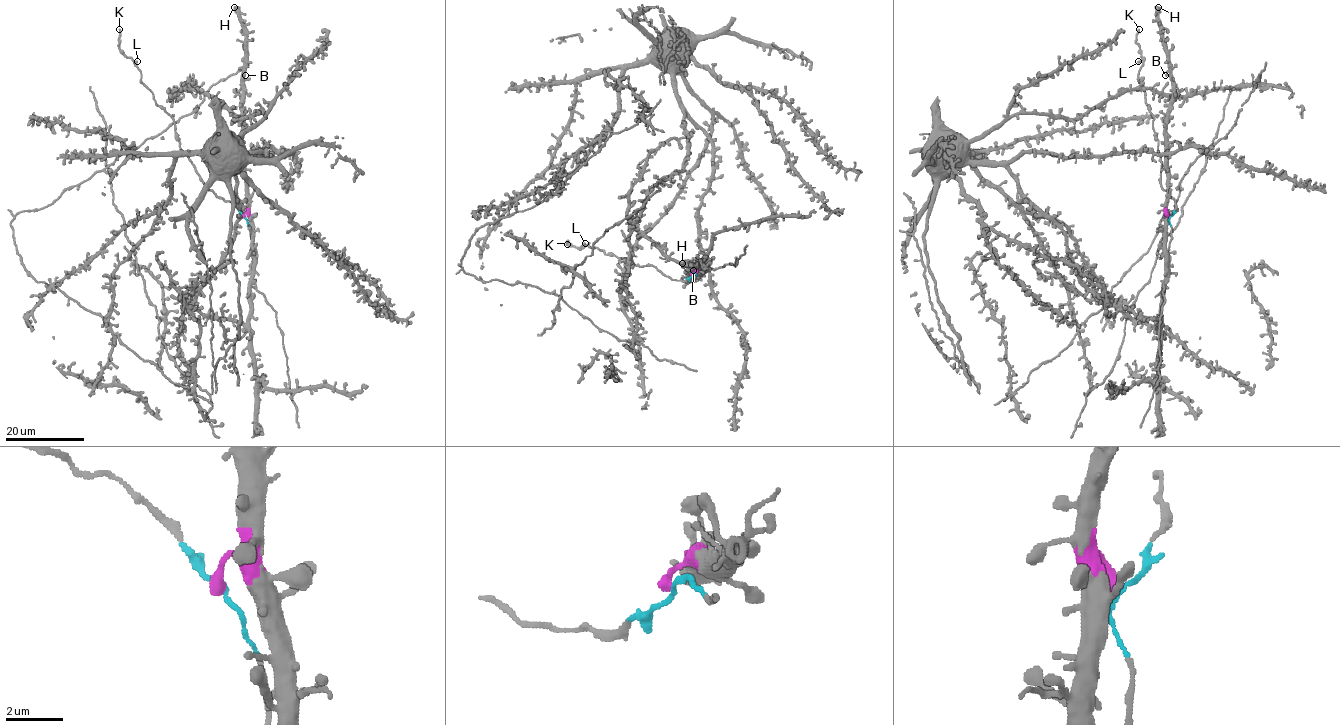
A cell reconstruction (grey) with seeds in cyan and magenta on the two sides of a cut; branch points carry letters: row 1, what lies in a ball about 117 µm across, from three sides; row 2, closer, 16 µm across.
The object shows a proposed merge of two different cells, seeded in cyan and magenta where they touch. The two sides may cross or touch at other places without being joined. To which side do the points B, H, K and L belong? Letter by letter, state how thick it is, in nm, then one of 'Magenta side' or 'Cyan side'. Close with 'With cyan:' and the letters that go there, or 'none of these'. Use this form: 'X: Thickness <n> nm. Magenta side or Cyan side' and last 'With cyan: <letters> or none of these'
B: Thickness 240 nm. Magenta side
H: Thickness 180 nm. Magenta side
K: Thickness 180 nm. Cyan side
L: Thickness 280 nm. Cyan side
With cyan: K, L

